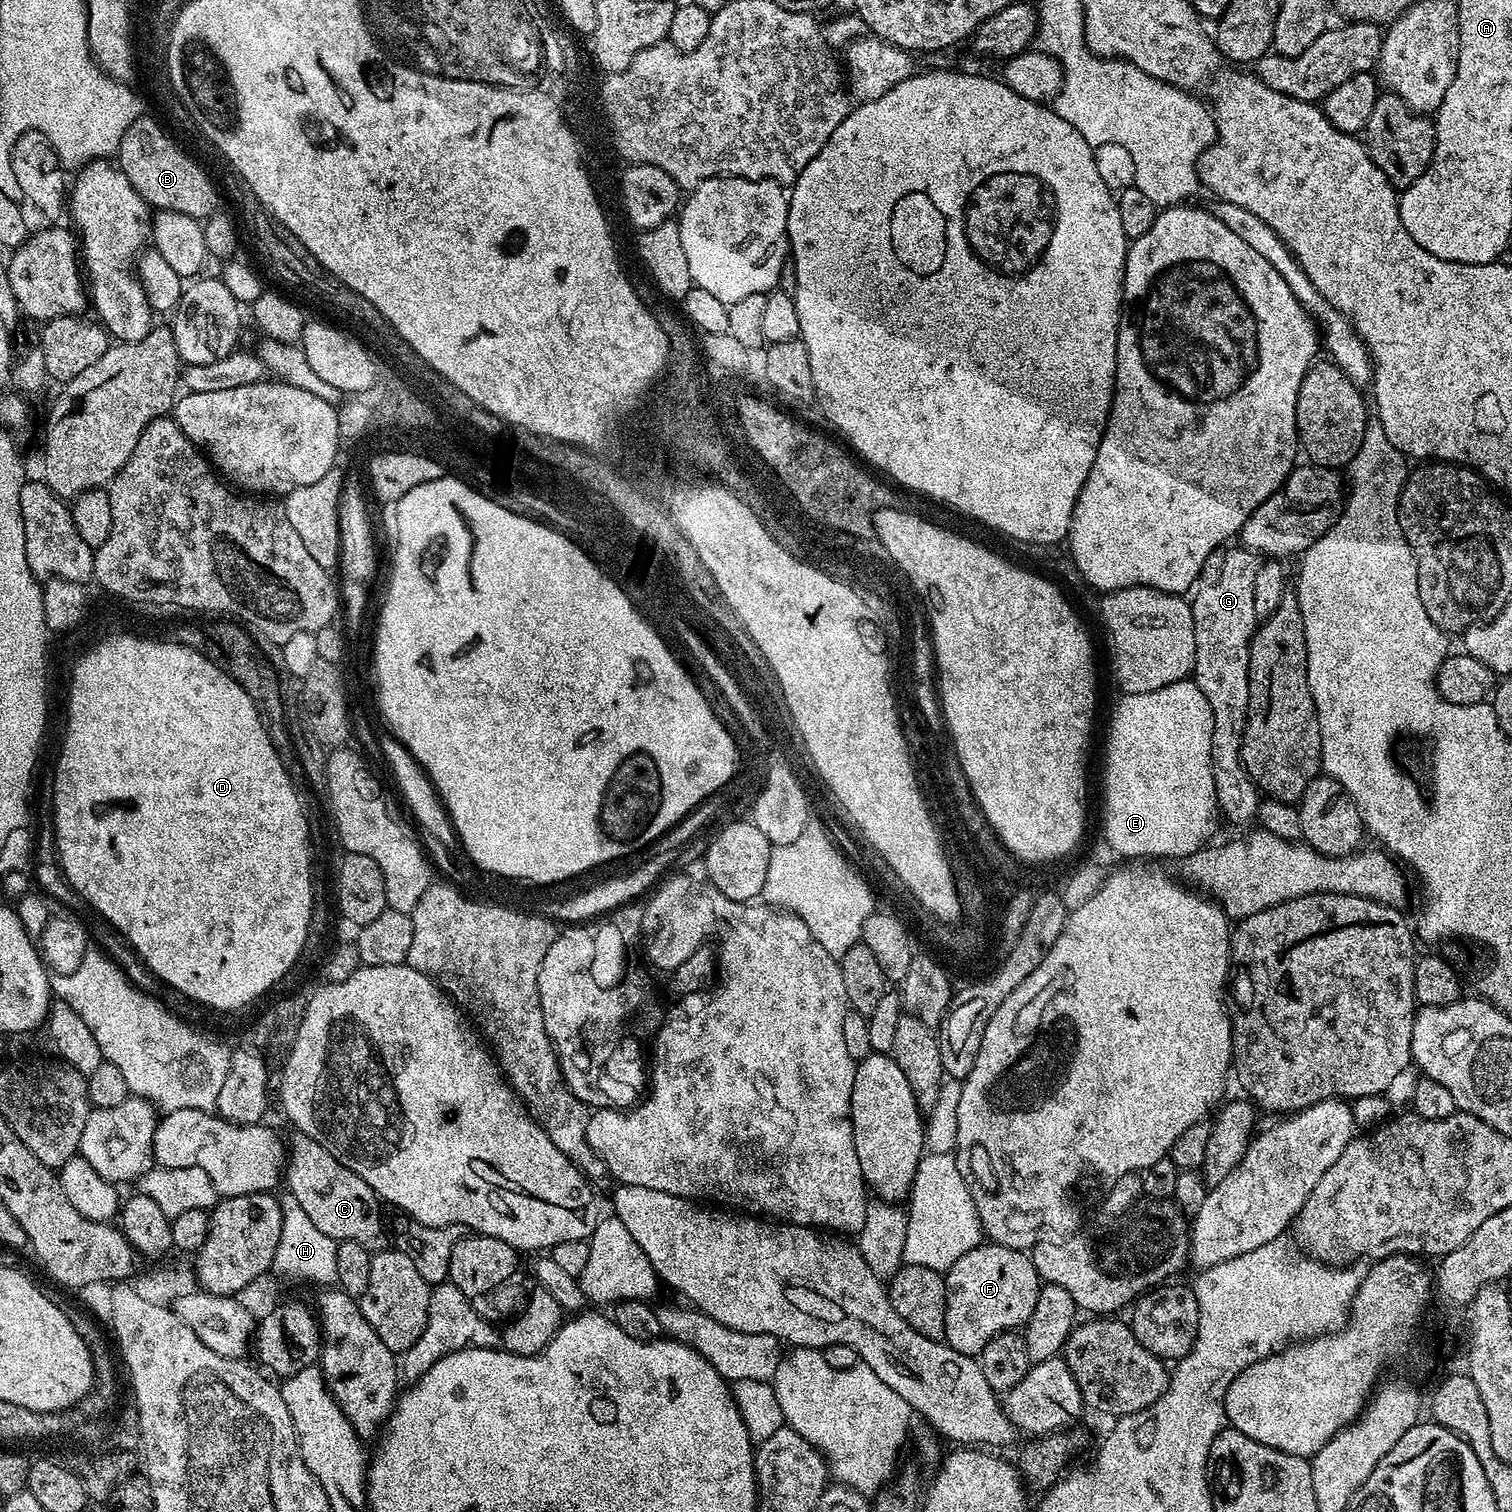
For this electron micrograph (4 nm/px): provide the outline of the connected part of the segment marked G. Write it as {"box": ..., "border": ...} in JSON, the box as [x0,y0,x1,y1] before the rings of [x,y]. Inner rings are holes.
{"box":[1190,546,1262,824],"border":[[[1221,546],[1212,551],[1202,566],[1190,596],[1194,614],[1196,685],[1206,694],[1214,718],[1212,769],[1219,815],[1232,824],[1248,824],[1257,819],[1261,793],[1250,779],[1240,757],[1244,727],[1250,702],[1250,642],[1258,627],[1254,614],[1254,586],[1262,563],[1257,553],[1243,546]],[[1196,592],[1196,593],[1195,593]],[[1193,595],[1193,596],[1192,596]]]}

